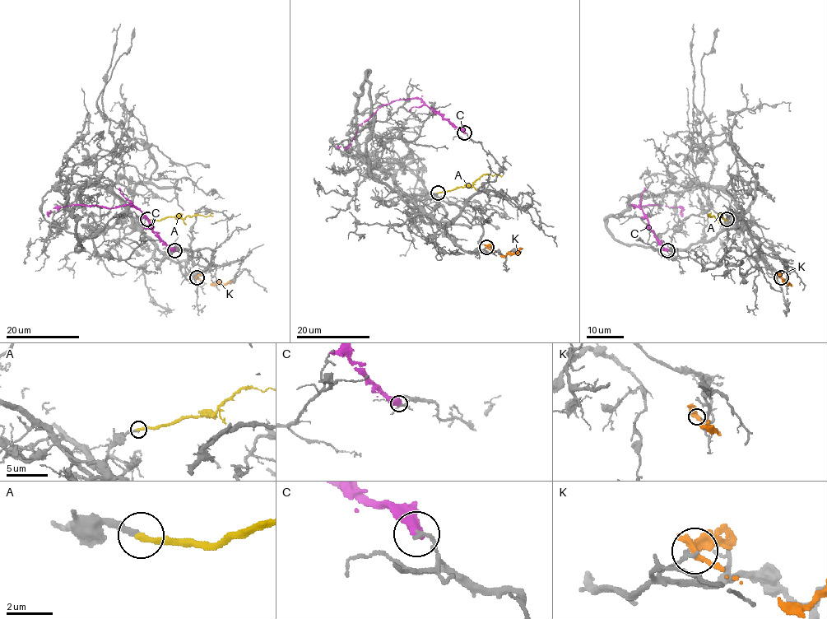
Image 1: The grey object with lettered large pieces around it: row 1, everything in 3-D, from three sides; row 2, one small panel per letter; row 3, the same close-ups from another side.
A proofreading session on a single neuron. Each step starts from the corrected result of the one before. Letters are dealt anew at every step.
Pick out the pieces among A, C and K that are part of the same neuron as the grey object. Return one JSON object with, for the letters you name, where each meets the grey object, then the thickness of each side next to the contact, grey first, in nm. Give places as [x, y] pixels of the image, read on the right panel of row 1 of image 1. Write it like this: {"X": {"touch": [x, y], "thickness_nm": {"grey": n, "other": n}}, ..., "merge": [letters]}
{"A": {"touch": [727, 219], "thickness_nm": {"grey": 240, "other": 240}}, "merge": ["A"]}

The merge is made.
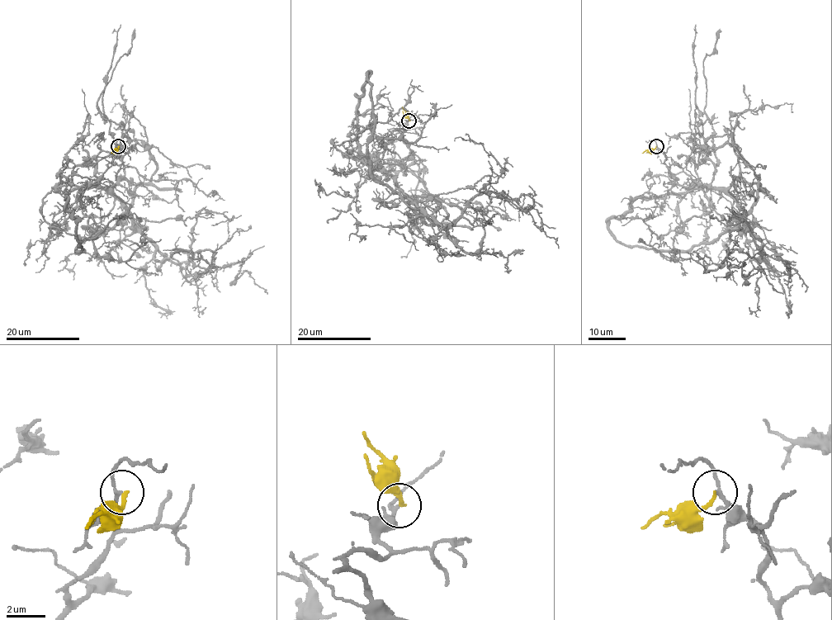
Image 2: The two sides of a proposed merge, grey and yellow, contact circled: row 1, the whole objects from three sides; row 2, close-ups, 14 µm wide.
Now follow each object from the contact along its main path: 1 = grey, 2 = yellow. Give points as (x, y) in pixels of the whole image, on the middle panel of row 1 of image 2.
1: (408, 120), (379, 157), (418, 207), (445, 228), (475, 196), (503, 191), (532, 206), (559, 248)
2: (408, 120), (402, 106)

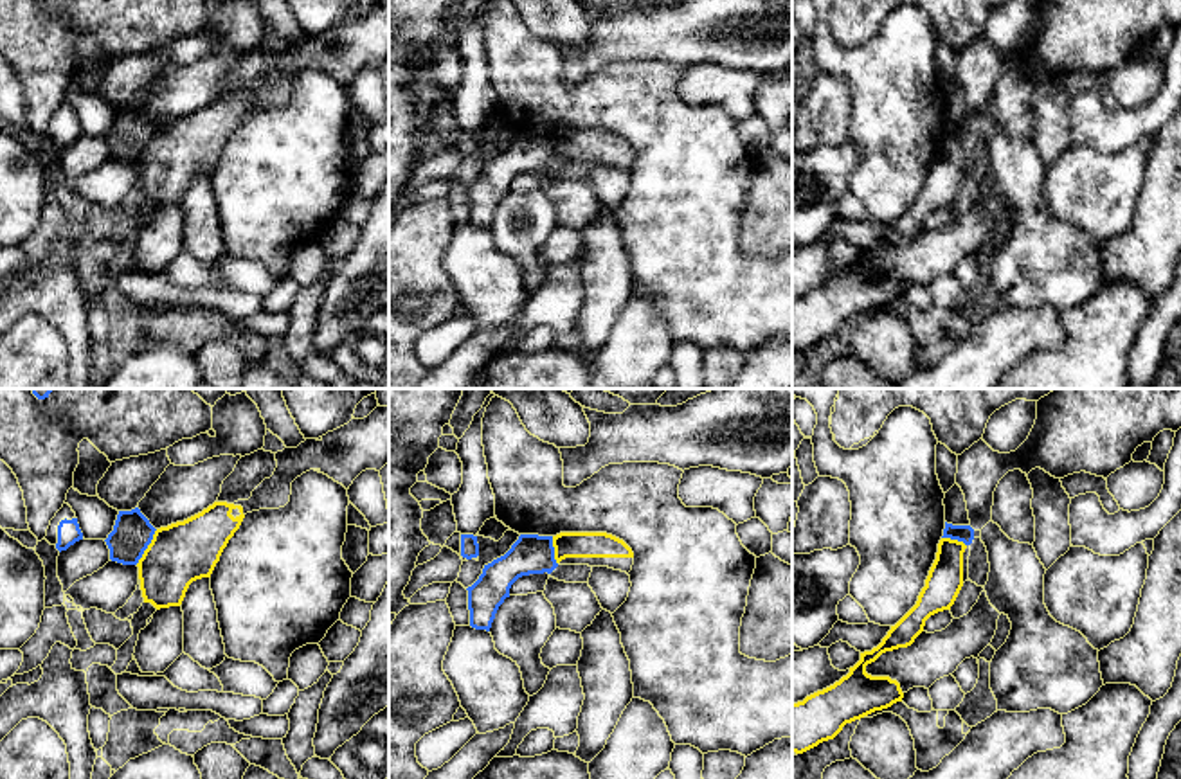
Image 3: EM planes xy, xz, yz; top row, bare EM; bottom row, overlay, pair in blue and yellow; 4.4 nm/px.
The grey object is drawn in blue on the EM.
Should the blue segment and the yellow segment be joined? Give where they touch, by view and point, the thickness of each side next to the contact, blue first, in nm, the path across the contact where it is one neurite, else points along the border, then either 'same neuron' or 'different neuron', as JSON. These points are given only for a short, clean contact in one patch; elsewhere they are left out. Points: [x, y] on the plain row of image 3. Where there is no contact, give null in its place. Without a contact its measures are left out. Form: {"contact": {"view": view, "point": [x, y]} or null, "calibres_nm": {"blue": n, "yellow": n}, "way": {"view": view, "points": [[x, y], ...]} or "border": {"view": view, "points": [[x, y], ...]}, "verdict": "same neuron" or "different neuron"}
{"contact": {"view": "xy", "point": [146, 144]}, "calibres_nm": {"blue": 180, "yellow": 280}, "border": {"view": "xy", "points": [[157, 126], [135, 161]]}, "verdict": "different neuron"}

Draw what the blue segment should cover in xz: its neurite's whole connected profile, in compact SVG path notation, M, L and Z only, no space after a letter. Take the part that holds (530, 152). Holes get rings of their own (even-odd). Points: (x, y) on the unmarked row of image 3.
M520 131L511 146L484 162L479 176L466 185L470 223L490 228L499 203L518 175L551 171L556 164L553 133Z

